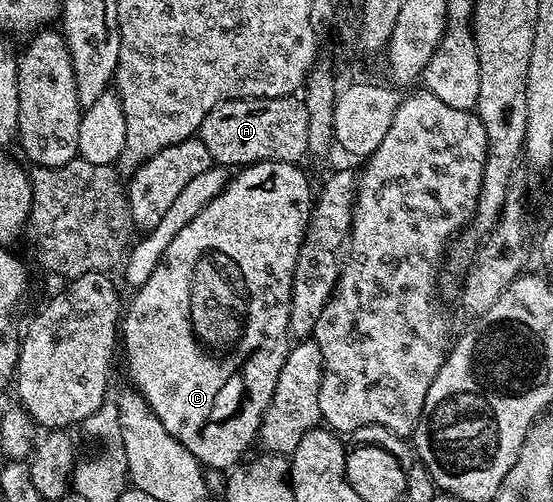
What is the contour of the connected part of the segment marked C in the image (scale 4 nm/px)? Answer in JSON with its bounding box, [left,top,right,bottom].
[119,161,315,471]

